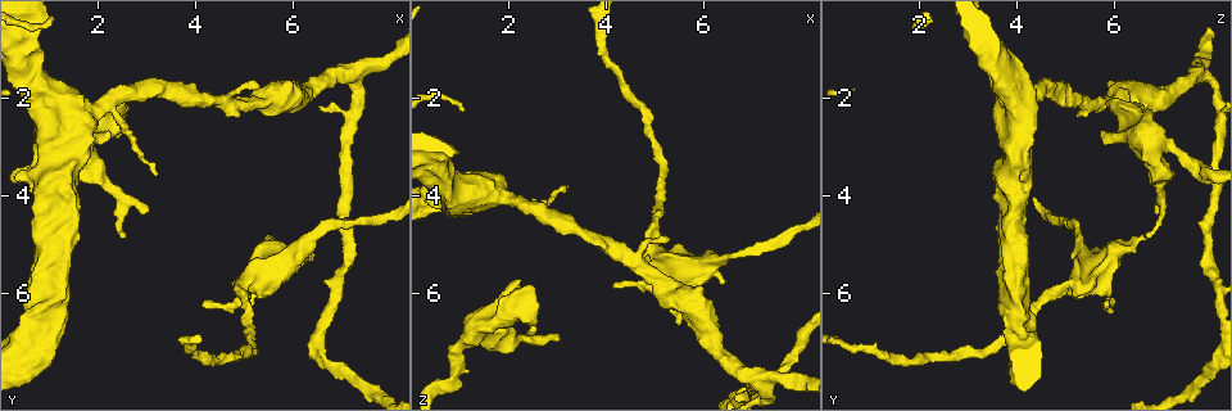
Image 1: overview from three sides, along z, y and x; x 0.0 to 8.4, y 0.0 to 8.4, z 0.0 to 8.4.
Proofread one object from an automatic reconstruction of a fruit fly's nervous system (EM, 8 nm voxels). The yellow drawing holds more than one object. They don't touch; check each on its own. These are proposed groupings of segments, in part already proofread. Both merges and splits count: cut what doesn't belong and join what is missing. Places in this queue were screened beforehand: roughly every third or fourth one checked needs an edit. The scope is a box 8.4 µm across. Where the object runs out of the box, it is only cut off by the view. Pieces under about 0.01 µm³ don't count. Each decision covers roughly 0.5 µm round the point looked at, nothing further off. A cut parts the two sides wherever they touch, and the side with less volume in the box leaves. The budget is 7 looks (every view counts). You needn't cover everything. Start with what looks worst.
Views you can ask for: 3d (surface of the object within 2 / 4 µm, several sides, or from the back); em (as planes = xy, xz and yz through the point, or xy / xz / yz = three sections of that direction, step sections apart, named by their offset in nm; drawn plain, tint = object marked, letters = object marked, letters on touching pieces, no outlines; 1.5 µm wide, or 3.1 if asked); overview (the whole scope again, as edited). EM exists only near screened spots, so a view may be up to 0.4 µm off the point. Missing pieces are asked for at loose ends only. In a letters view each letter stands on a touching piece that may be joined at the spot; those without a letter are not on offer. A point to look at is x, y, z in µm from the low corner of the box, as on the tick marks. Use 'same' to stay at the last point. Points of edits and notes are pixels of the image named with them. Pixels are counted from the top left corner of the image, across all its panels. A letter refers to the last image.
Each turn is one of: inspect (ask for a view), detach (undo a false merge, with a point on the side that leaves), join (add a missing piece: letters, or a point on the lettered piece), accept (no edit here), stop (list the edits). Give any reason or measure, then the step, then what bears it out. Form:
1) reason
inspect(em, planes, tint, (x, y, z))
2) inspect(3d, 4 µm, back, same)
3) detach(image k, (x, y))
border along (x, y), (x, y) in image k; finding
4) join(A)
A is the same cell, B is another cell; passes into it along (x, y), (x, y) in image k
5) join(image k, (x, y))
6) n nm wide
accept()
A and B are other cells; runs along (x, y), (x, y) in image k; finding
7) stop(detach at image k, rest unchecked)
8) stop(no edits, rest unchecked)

inspect(3d, 2 µm, (5.35, 1.70, 4.95))

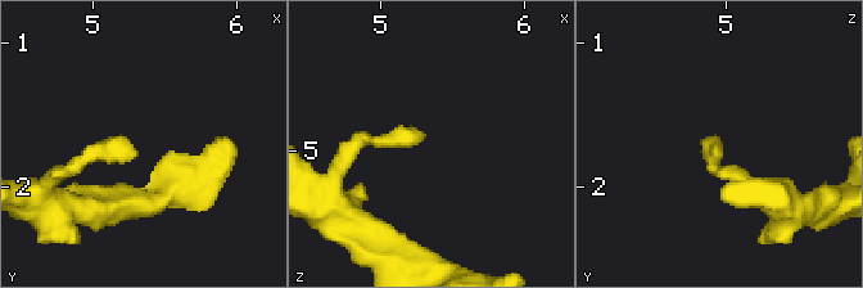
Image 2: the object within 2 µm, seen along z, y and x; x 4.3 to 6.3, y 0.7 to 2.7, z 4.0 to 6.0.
inspect(em, xy, step 8, letters, (5.30, 1.74, 4.92))

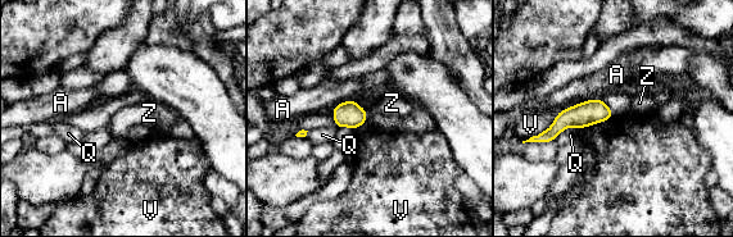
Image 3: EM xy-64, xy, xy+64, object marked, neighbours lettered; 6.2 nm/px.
160 nm wide
accept()
A, Q, V and Z are other cells; runs along (609, 113), (569, 117), (543, 137) in image 3; no lettered piece goes on from it

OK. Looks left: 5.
an open end
inspect(3d, 4 µm, (5.50, 4.80, 6.60))

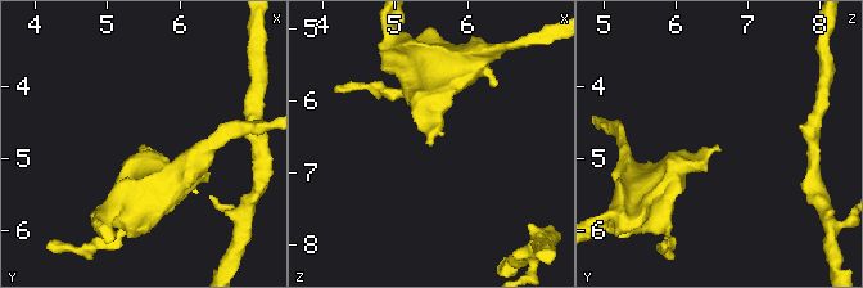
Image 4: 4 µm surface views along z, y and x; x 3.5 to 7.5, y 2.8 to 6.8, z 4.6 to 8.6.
inspect(em, yz, step 4, tint, (5.45, 4.80, 6.65))

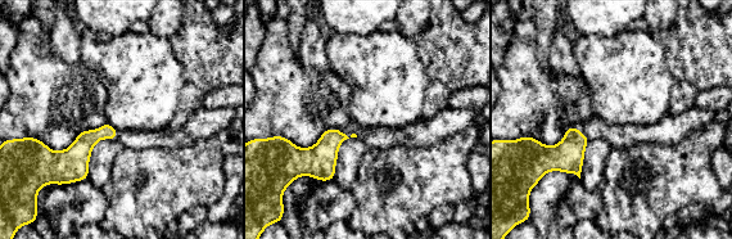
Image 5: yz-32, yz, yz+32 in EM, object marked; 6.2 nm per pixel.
cut it another way
inspect(em, planes, letters, same)

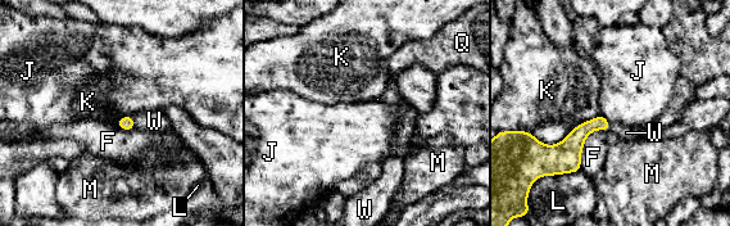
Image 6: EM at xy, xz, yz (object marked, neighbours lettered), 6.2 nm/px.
K touches over 480 nm
join(image 6, (154, 121))
W is the same cell, F, J, K, L, M and Q are other cells; passes into it along (127, 123), (134, 122), (154, 121) in image 6; the cell continues

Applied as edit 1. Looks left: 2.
stop(join at image 6, rest unchecked)

